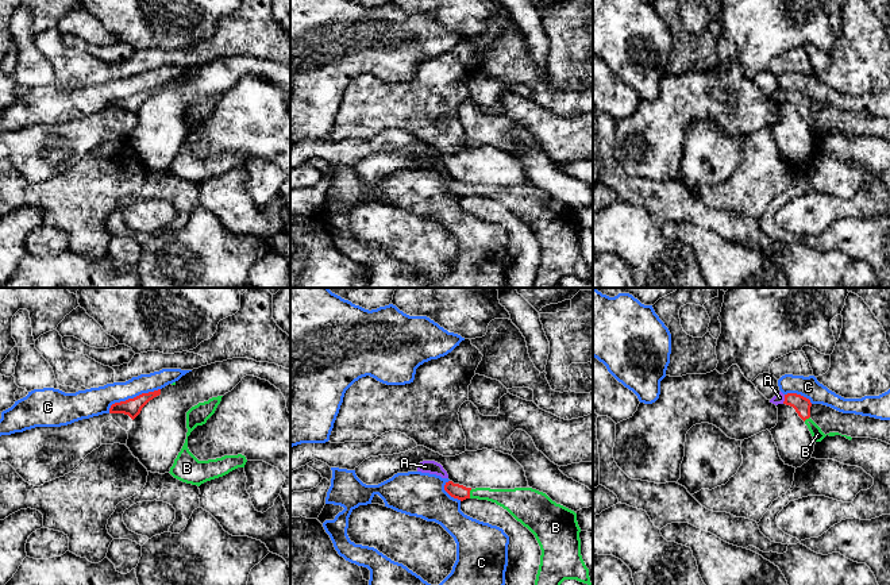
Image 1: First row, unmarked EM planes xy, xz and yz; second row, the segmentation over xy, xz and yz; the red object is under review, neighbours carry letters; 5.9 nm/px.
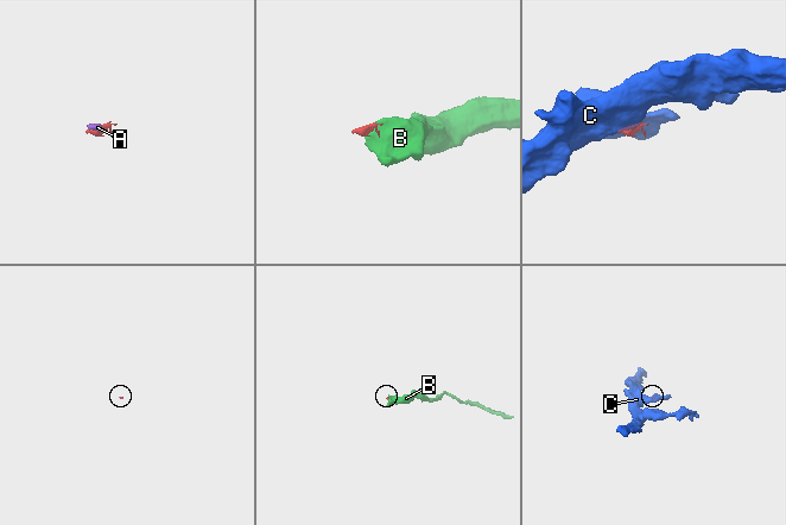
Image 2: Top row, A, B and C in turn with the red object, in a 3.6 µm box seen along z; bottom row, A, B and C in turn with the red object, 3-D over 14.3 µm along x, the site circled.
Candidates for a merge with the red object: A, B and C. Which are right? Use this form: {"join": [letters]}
{"join": ["A", "B"]}

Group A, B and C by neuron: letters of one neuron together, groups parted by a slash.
A B / C

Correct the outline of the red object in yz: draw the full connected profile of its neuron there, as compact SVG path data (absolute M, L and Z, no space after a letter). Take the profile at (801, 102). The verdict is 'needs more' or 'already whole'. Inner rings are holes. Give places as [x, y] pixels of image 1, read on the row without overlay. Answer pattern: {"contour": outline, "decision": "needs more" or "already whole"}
{"contour": "M782 89L777 91L770 100L778 103L778 101L786 101L795 107L798 113L805 119L808 123L814 139L821 139L827 132L821 128L821 126L810 116L810 104L812 100L809 96L797 92L797 91L787 91L783 92Z", "decision": "needs more"}

